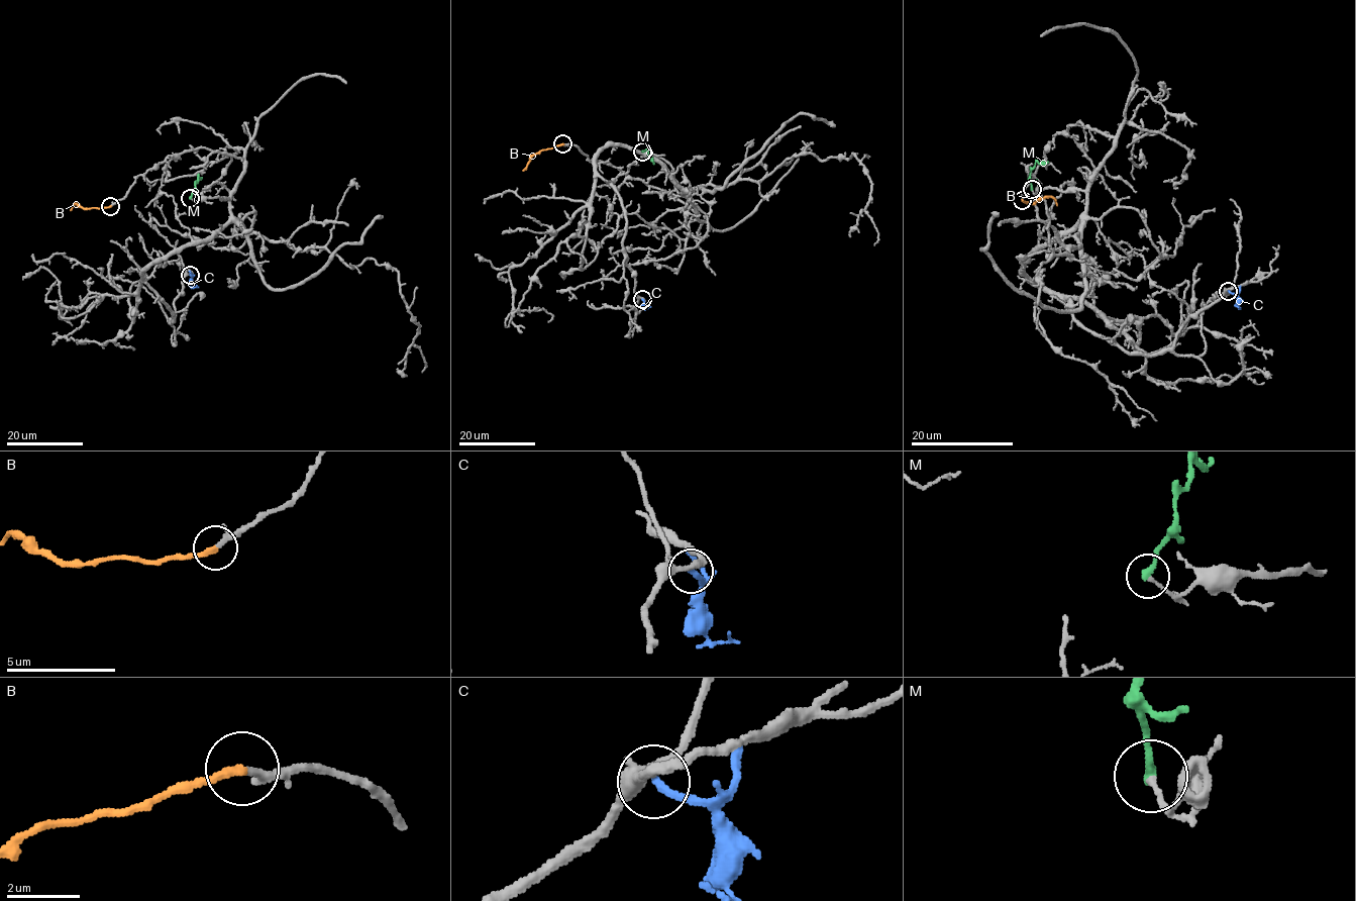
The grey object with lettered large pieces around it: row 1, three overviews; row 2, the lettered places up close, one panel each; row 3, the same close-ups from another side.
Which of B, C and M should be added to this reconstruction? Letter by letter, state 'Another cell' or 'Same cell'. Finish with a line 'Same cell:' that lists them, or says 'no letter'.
B: Same cell
C: Another cell
M: Another cell
Same cell: B

